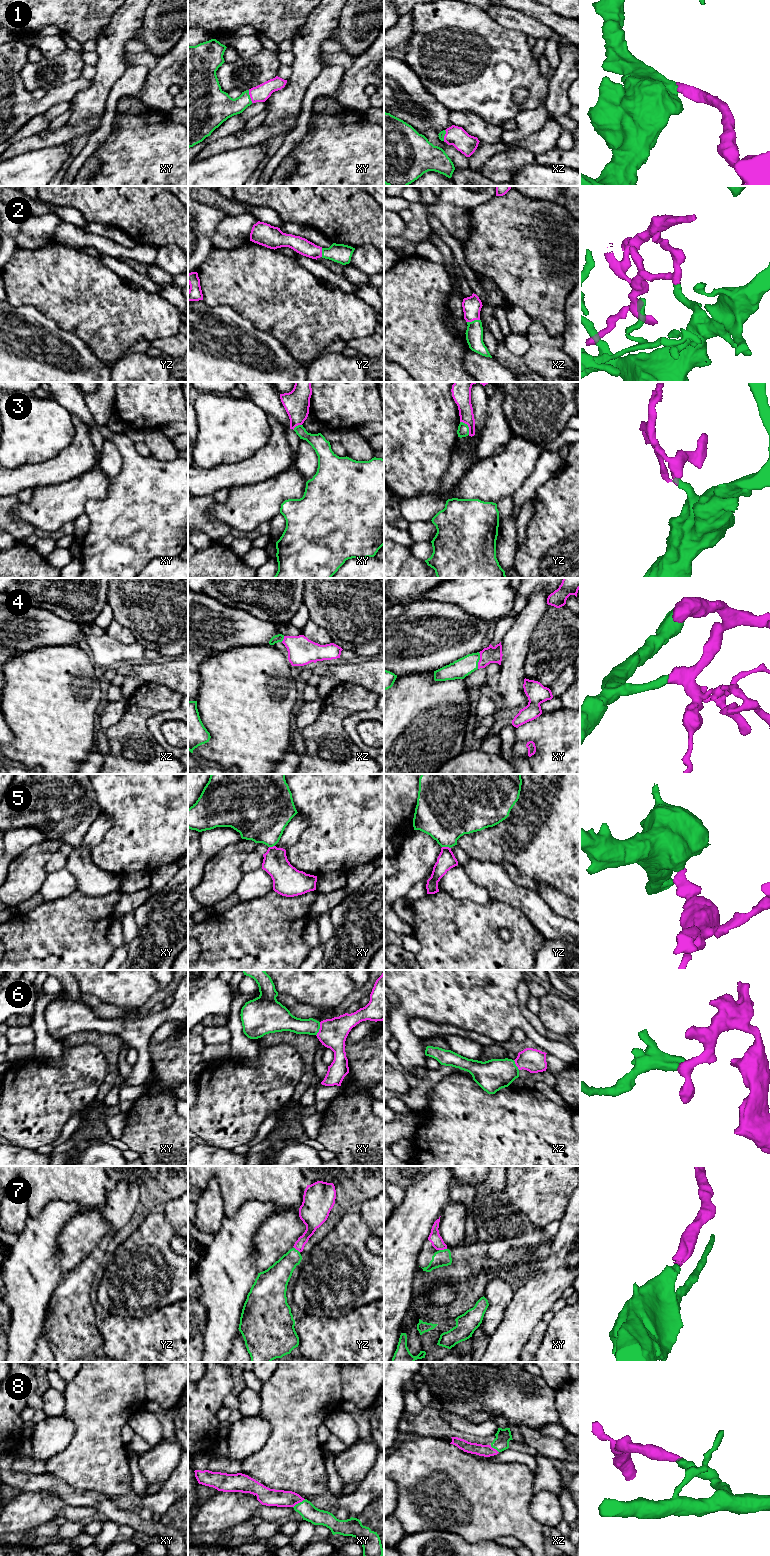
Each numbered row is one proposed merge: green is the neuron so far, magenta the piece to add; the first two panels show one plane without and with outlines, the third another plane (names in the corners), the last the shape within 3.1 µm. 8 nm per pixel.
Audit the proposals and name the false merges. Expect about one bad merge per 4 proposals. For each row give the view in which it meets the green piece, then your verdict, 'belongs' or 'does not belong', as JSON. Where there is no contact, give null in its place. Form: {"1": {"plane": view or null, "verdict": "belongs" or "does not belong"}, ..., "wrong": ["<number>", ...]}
{"1": {"plane": "xy", "verdict": "belongs"}, "2": {"plane": "xz", "verdict": "belongs"}, "3": {"plane": "yz", "verdict": "does not belong"}, "4": {"plane": "xy", "verdict": "belongs"}, "5": {"plane": "yz", "verdict": "belongs"}, "6": {"plane": "xy", "verdict": "belongs"}, "7": {"plane": "xy", "verdict": "belongs"}, "8": {"plane": "xy", "verdict": "belongs"}, "wrong": ["3"]}

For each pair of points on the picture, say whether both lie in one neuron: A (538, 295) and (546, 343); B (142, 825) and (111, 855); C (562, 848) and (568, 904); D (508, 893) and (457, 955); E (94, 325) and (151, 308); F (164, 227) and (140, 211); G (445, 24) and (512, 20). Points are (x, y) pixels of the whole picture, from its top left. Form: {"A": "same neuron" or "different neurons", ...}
{"A": "different neurons", "B": "same neuron", "C": "different neurons", "D": "different neurons", "E": "same neuron", "F": "same neuron", "G": "different neurons"}

